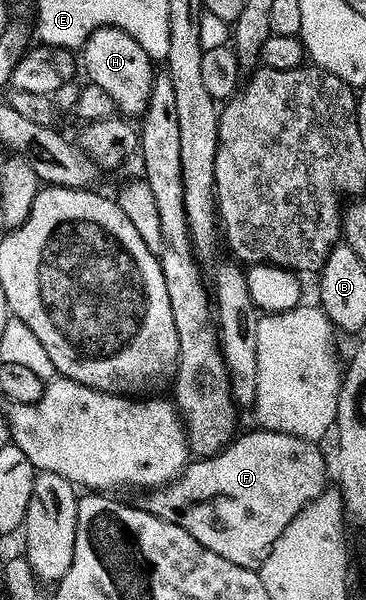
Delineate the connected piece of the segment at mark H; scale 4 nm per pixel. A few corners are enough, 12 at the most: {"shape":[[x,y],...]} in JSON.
{"shape":[[98,27],[82,44],[85,78],[123,116],[141,116],[154,71],[138,42]]}

